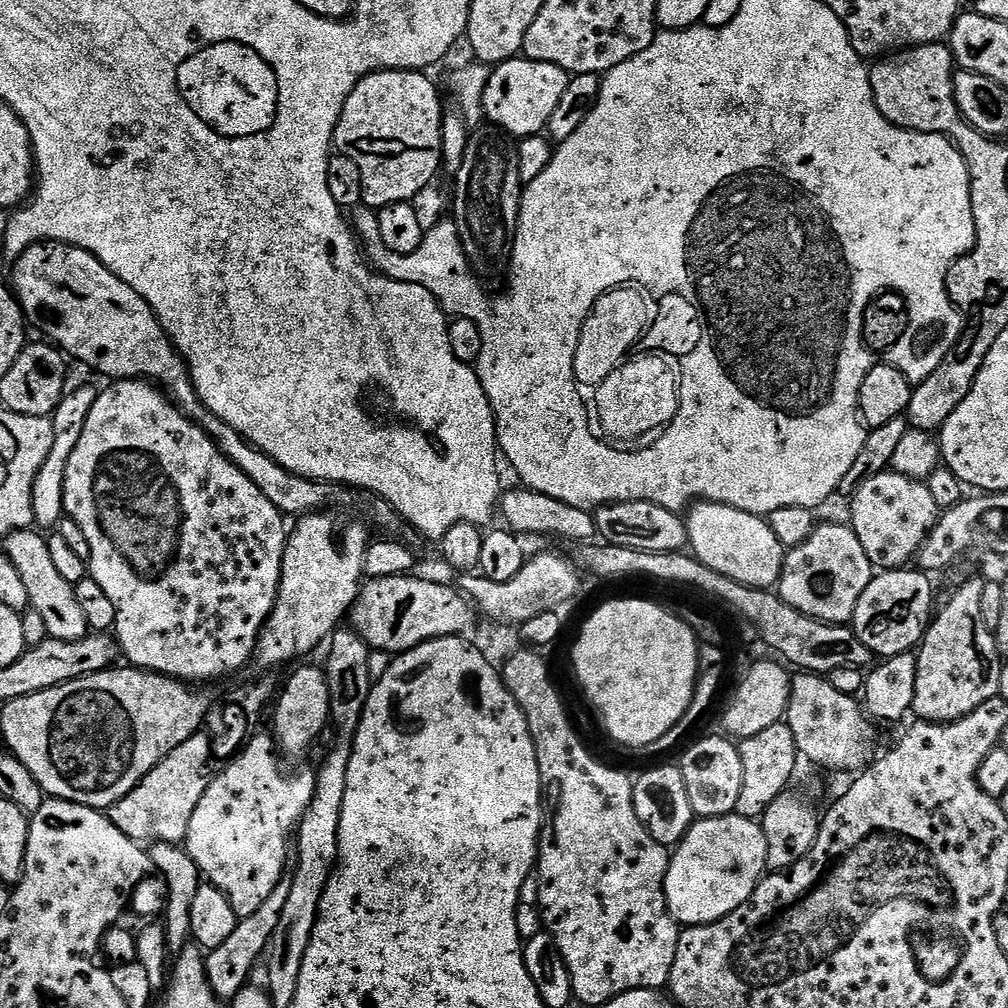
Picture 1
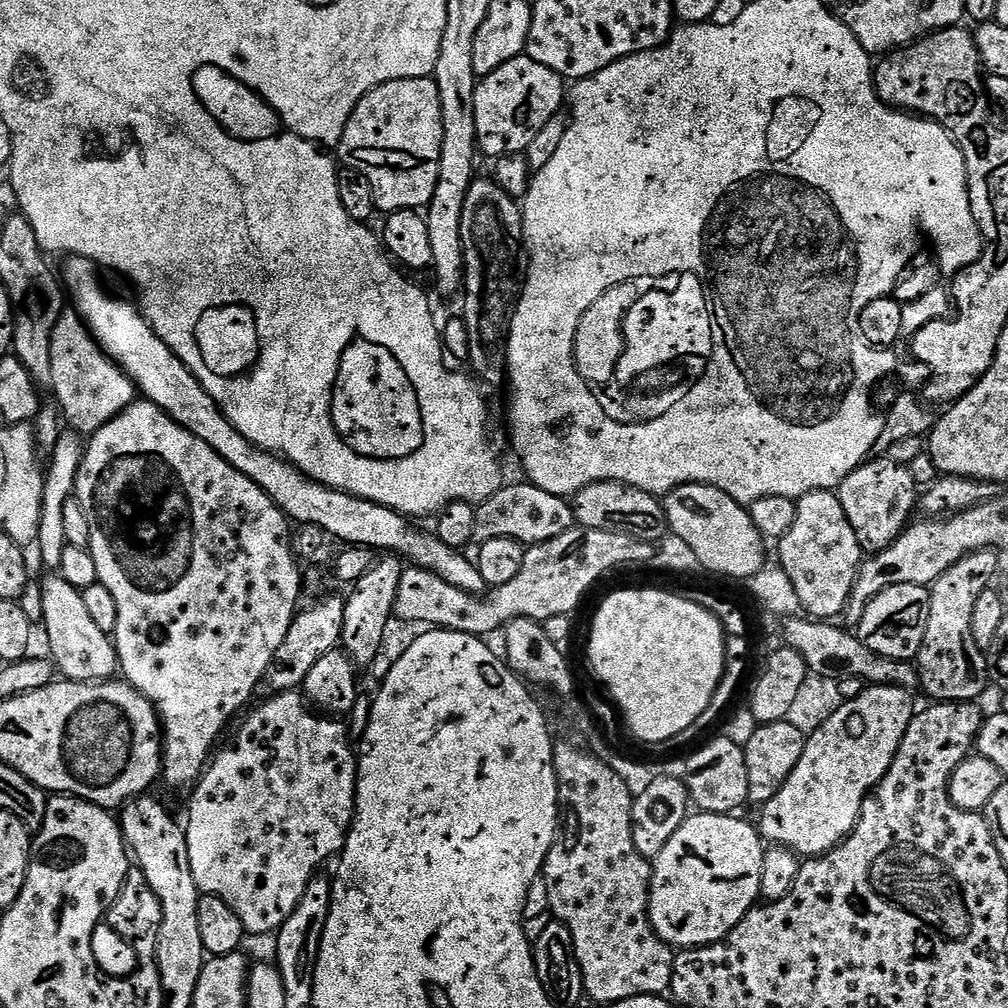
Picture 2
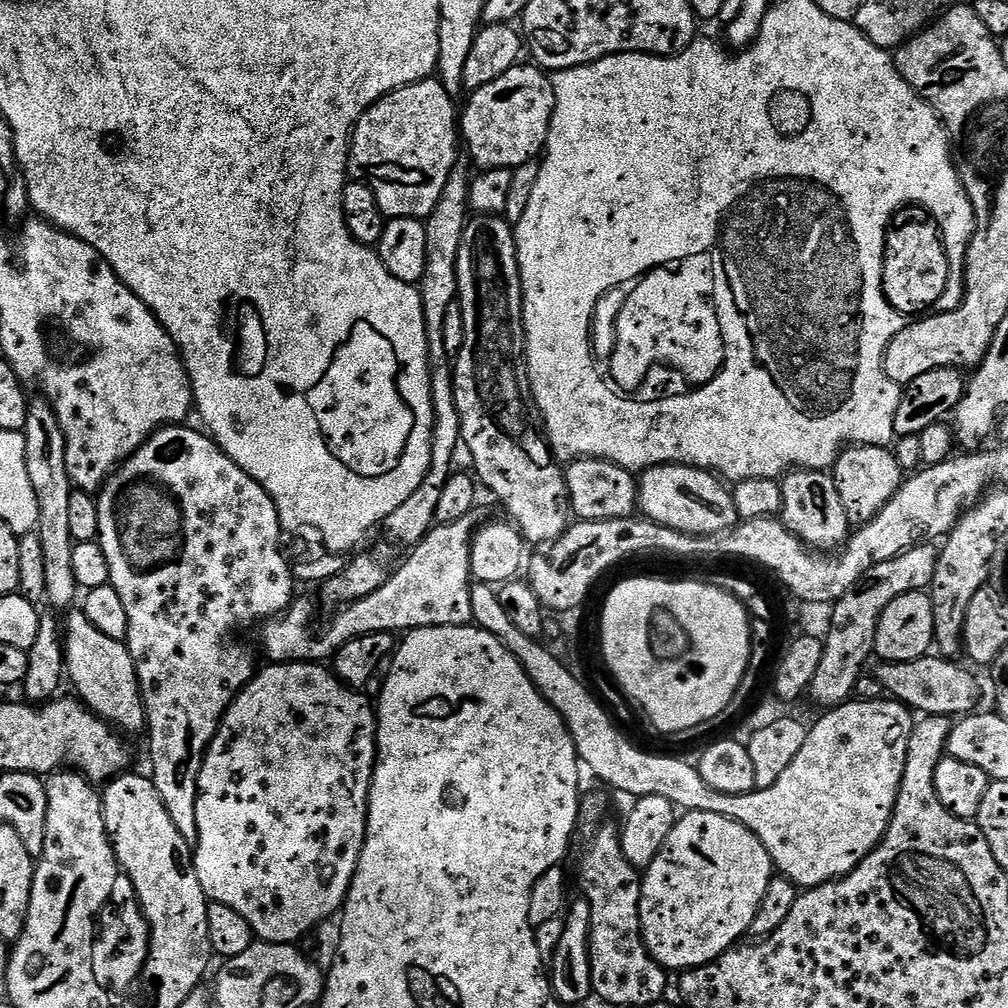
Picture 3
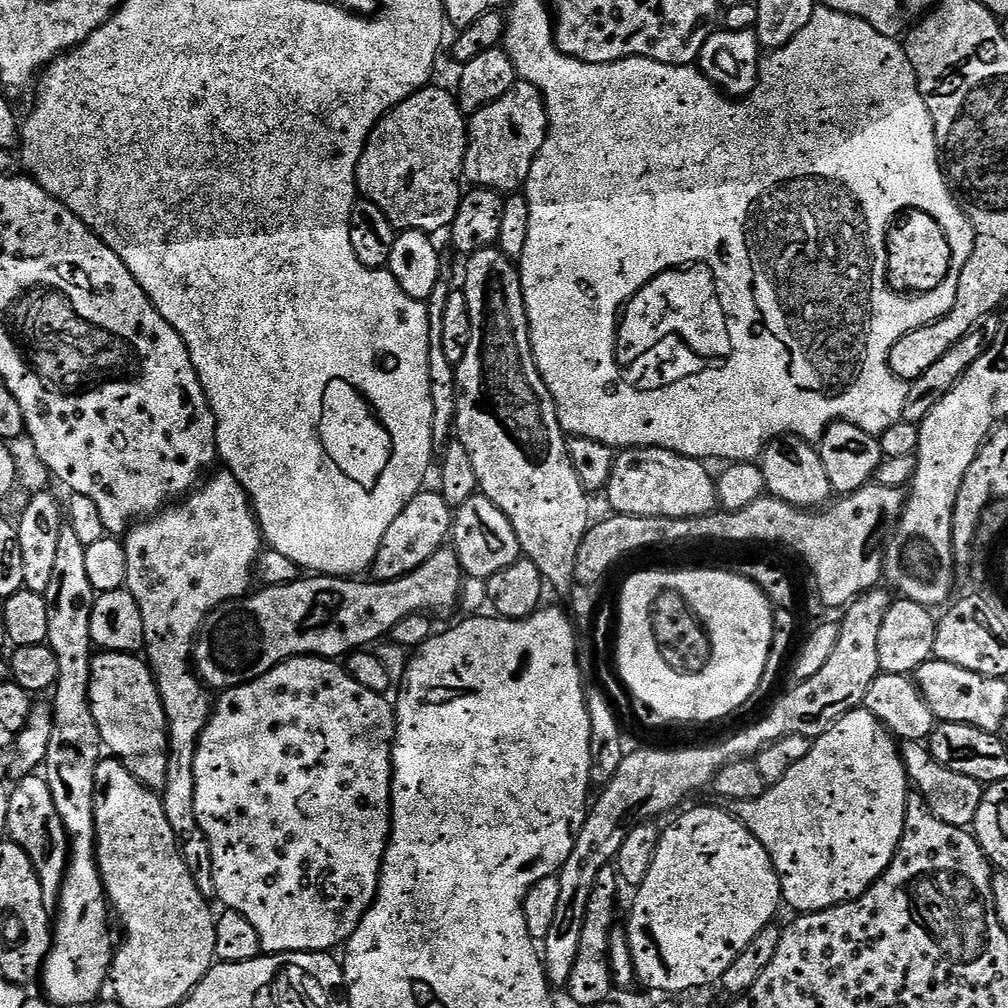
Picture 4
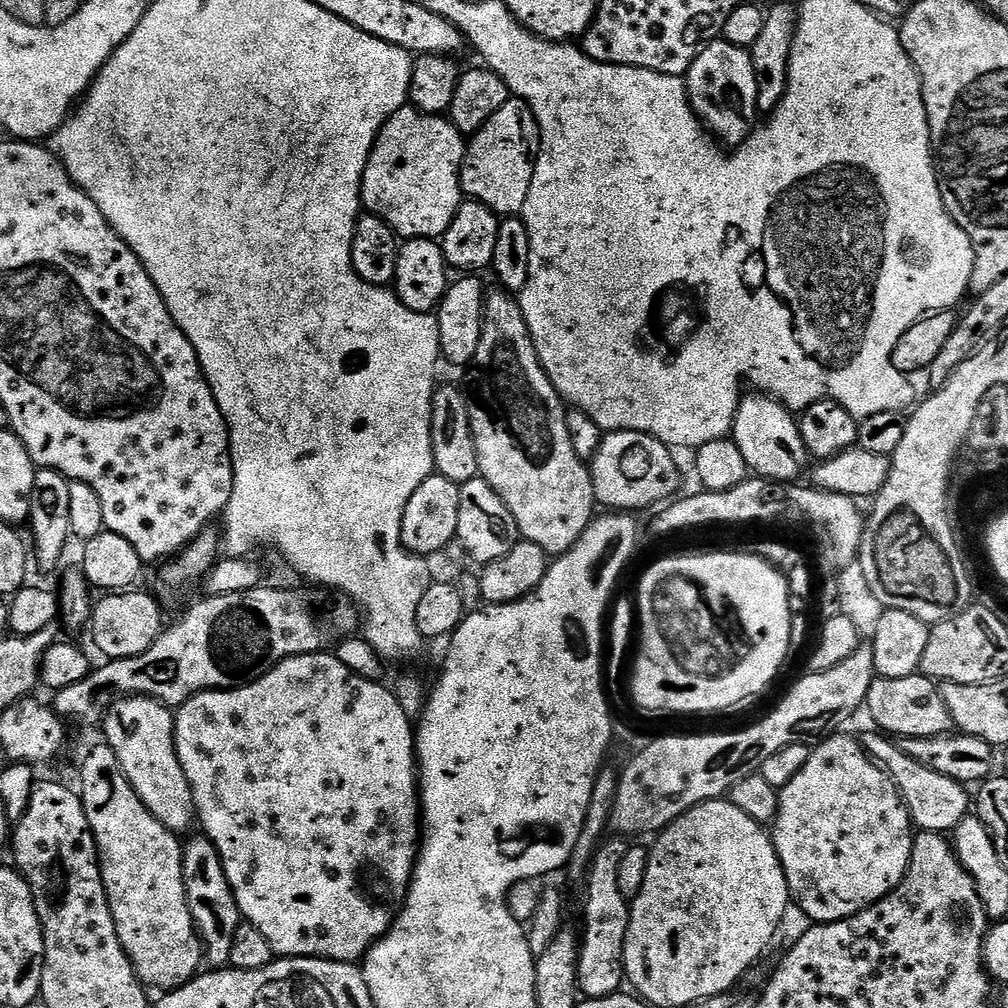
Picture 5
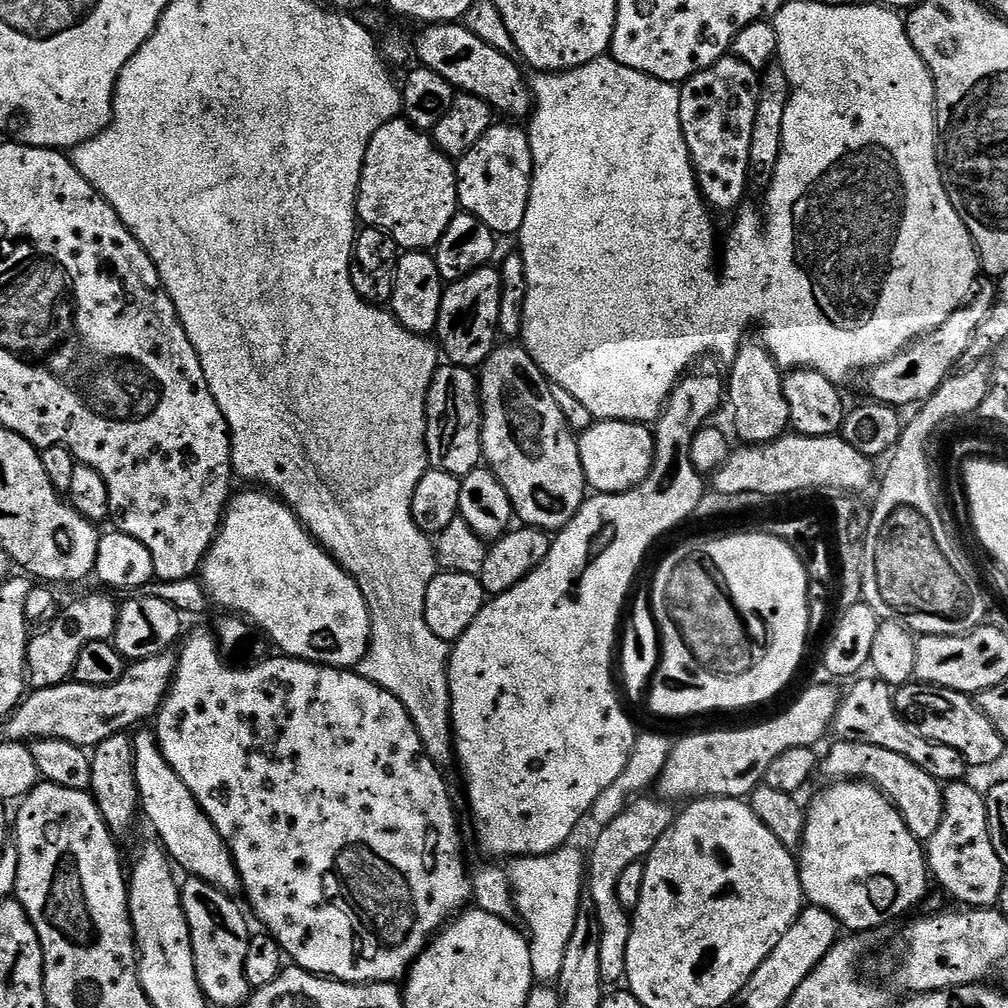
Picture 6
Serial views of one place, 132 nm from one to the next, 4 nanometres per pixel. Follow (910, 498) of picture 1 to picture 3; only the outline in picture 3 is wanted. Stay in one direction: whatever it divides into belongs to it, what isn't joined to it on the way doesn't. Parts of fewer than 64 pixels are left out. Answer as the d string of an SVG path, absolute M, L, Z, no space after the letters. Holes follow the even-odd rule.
M858 444L849 446L841 452L830 472L834 478L834 486L838 486L838 498L842 498L842 506L846 510L849 525L868 524L894 498L900 485L906 479L906 473L900 468L895 451L891 447Z

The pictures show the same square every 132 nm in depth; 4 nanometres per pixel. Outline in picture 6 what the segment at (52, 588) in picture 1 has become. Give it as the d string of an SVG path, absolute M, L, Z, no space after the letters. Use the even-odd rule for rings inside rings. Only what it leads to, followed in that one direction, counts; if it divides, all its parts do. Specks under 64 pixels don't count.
M155 731L139 732L132 736L134 774L140 791L138 808L143 819L145 816L149 826L156 831L155 839L181 873L188 872L184 874L223 892L239 893L242 888L240 872L236 868L228 843L224 841L222 834L218 834L214 822L210 822L210 818L194 798L190 786L186 786L186 782L182 782L182 778L174 774L170 762L166 762Z

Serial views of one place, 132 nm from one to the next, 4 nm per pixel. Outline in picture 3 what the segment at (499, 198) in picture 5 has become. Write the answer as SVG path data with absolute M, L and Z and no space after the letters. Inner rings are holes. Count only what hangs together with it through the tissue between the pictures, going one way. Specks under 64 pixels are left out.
M521 62L516 67L506 70L502 78L494 78L490 86L482 86L477 92L467 98L468 109L463 109L458 120L458 128L462 133L462 140L468 143L468 152L472 155L471 163L477 164L477 169L511 168L515 169L526 162L536 160L543 153L548 143L548 131L554 114L554 86L549 73L539 66Z

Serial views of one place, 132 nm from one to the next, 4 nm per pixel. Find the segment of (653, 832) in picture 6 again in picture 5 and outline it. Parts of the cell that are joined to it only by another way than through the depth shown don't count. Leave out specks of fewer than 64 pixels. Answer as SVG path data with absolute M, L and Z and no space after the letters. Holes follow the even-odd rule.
M608 838L599 845L586 879L588 897L584 900L584 932L582 928L580 960L576 964L578 966L576 982L579 995L590 1000L617 995L623 989L620 987L626 984L624 947L626 946L626 934L628 933L628 923L630 922L630 902L622 894L622 890L618 890L618 866L622 863L622 858L626 858L630 844L624 838L612 839L616 840L609 840Z

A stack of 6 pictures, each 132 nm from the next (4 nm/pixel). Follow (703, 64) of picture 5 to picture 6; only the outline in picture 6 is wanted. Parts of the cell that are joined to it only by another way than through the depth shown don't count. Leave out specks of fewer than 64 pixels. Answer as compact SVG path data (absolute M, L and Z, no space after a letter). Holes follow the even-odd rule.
M731 54L691 76L680 88L682 134L692 156L696 184L704 196L704 203L717 213L735 213L744 200L744 191L749 191L750 134L754 134L759 93L757 69L746 66L746 62Z

